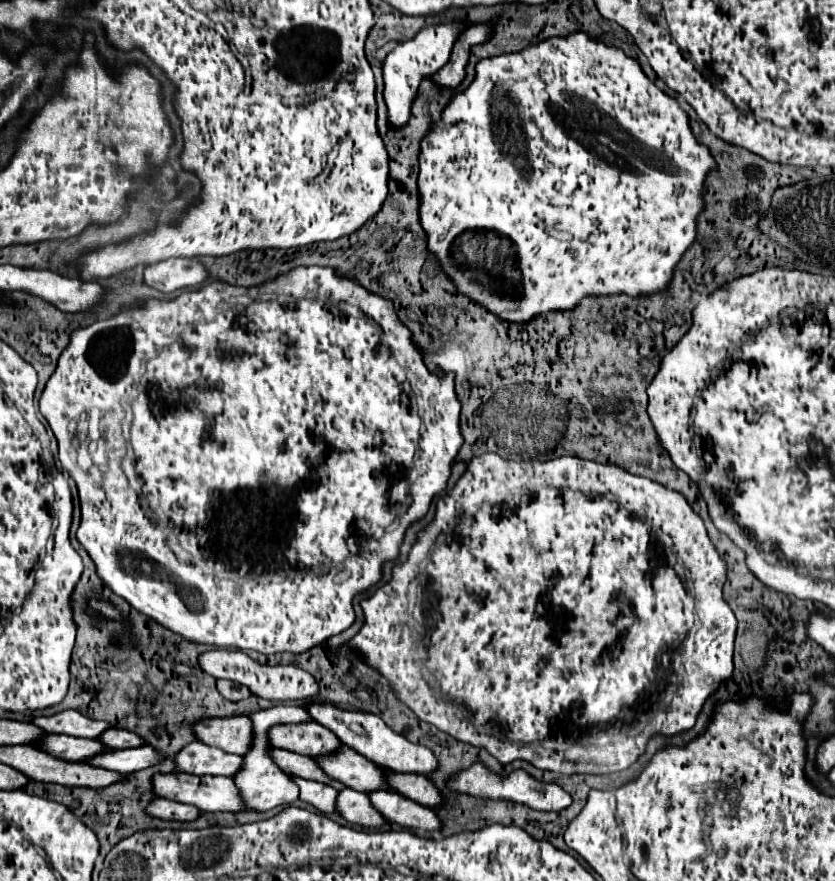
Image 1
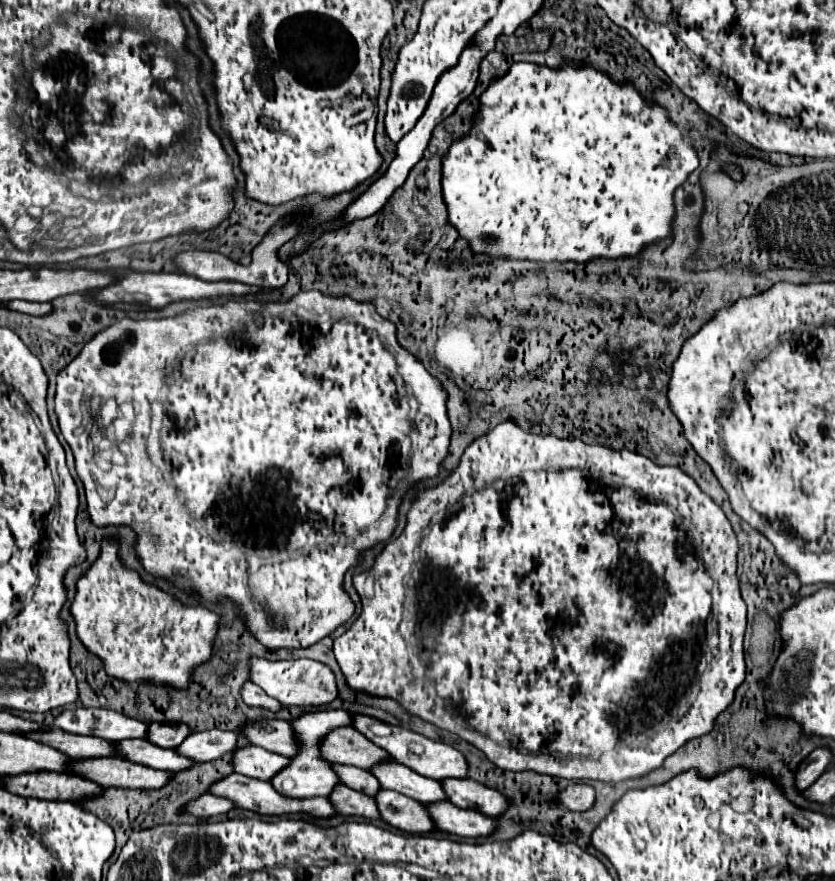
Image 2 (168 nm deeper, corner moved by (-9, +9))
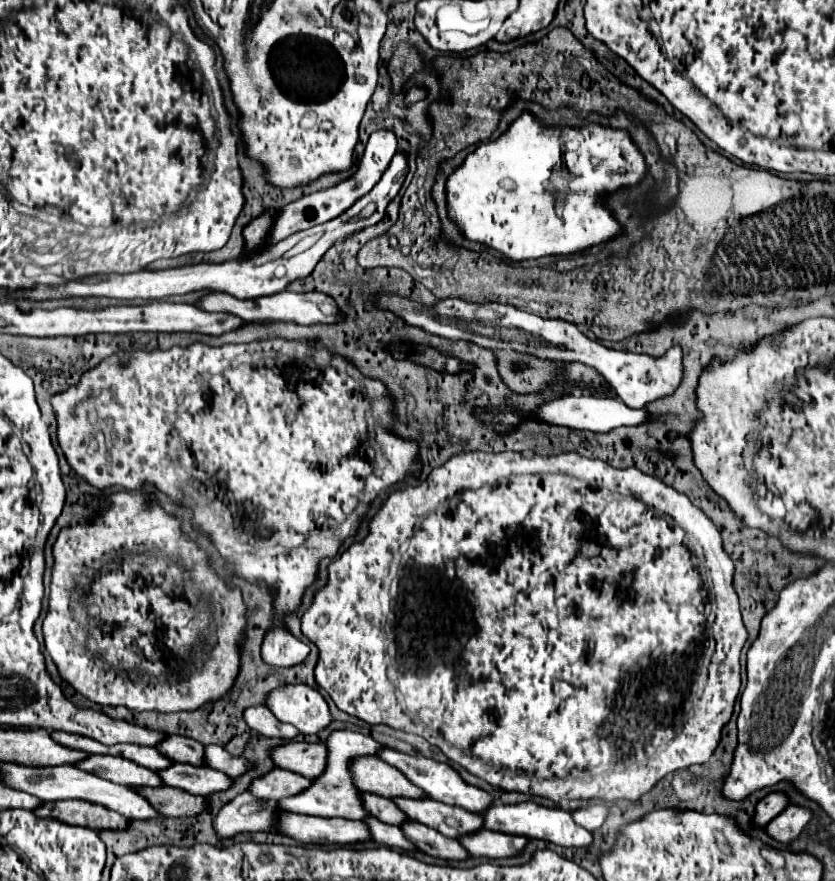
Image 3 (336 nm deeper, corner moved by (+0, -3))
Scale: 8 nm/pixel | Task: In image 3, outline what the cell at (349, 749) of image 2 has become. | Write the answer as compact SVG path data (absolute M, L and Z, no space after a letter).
M357 758L351 764L353 780L361 792L383 798L429 798L421 788L411 784L397 768L381 758Z

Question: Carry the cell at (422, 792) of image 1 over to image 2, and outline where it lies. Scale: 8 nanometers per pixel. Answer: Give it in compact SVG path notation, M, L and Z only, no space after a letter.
M444 778L440 780L440 786L448 800L458 808L472 808L486 816L500 816L508 808L502 794L470 778Z

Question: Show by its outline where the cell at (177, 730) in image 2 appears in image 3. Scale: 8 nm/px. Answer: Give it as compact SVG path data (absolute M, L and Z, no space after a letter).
M167 736L165 742L157 746L161 754L173 762L185 762L193 766L205 766L205 746L187 736Z

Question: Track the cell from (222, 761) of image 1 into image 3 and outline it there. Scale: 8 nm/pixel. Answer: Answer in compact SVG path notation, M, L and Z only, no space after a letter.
M275 768L267 776L257 778L251 784L249 792L257 798L263 798L263 800L271 800L271 798L281 800L281 798L289 798L293 794L301 794L301 790L307 790L309 786L311 786L309 778L295 774L291 770Z

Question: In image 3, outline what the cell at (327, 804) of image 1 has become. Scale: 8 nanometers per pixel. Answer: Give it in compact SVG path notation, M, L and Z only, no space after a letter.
M373 816L365 818L365 822L369 824L369 830L371 830L371 836L373 836L375 842L385 844L385 846L389 846L389 848L403 848L403 850L407 850L407 852L415 852L415 850L417 850L417 846L413 846L397 826L383 824L383 822L379 822L379 820L373 818Z

